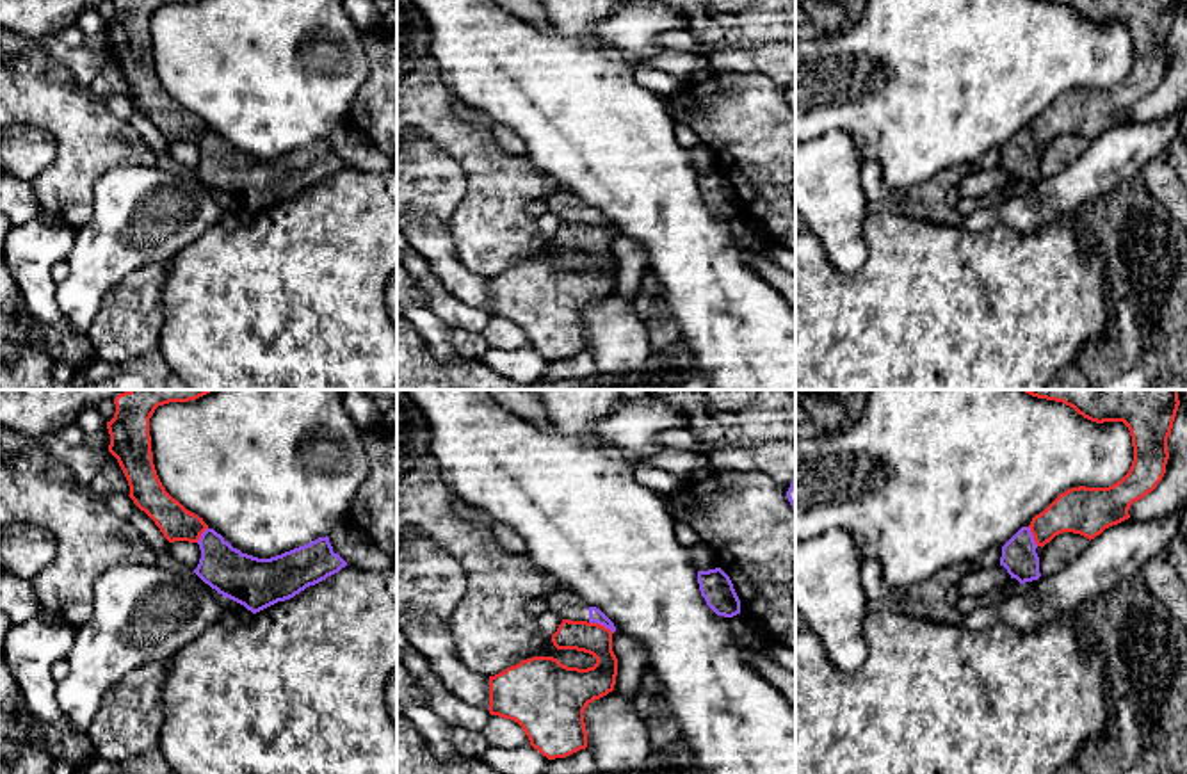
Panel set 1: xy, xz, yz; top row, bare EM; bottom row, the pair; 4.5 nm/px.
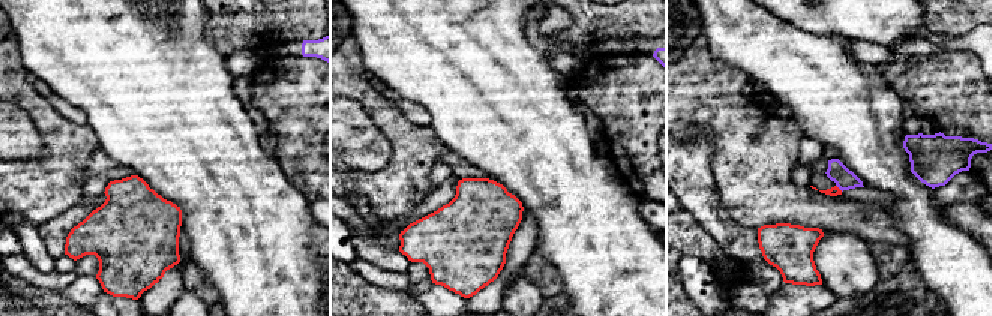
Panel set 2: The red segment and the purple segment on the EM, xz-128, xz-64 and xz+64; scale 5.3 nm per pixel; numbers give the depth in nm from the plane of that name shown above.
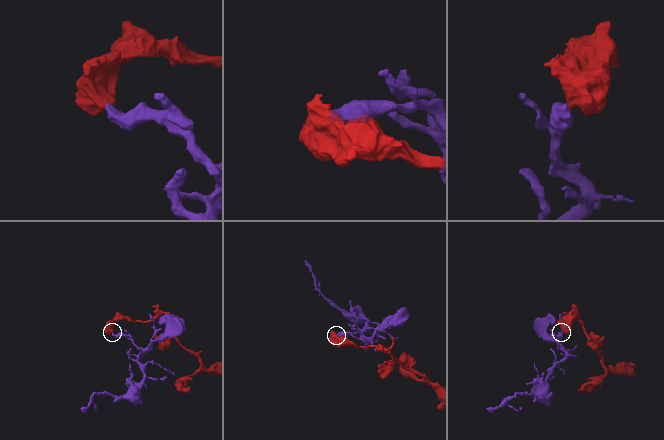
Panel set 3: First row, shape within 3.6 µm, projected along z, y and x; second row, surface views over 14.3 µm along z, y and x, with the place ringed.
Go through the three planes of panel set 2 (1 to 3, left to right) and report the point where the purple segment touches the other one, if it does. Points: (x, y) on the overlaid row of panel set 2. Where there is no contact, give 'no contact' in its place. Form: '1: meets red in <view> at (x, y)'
1: no contact
2: no contact
3: meets red in xz+64 at (838, 187)

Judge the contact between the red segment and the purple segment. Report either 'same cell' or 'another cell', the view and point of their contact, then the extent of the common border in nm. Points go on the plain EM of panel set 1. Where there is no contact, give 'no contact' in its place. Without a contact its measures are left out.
another cell; meets red in xz at (602, 226); contact 120 nm long

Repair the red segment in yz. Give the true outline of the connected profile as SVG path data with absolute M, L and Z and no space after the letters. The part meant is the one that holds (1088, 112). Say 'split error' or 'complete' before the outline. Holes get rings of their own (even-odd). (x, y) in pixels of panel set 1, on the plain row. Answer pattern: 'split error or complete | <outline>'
complete | M1046 0L1073 9L1084 20L1123 23L1132 37L1134 62L1128 75L1109 89L1071 89L1061 94L1029 126L1038 148L1062 133L1089 142L1130 119L1134 103L1151 94L1166 75L1167 39L1180 7L1178 0Z

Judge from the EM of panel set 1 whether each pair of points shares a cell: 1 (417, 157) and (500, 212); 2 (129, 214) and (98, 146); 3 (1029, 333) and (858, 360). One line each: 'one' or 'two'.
1: two
2: two
3: one

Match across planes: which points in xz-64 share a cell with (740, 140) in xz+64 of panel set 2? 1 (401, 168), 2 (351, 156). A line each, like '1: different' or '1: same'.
1: same
2: different

